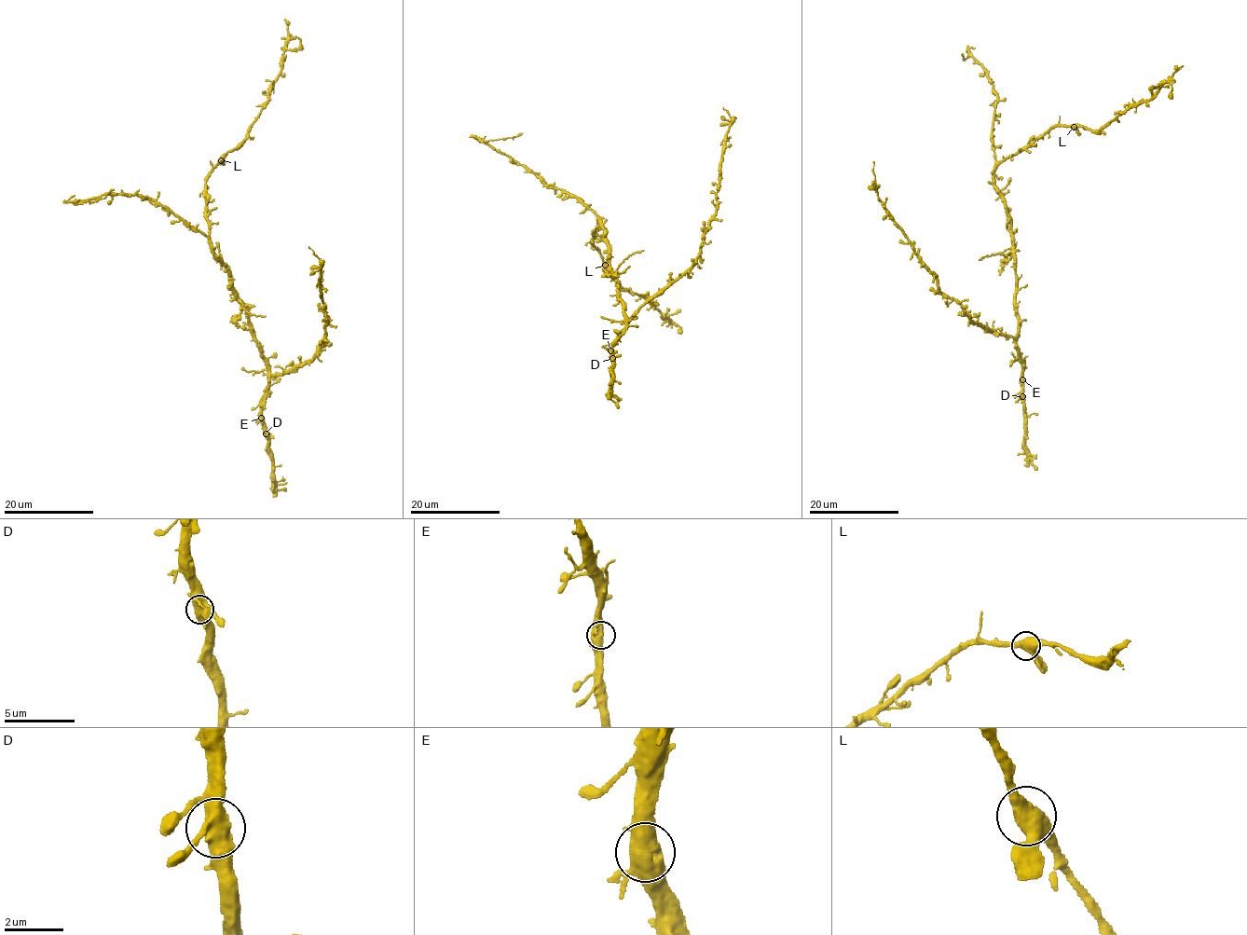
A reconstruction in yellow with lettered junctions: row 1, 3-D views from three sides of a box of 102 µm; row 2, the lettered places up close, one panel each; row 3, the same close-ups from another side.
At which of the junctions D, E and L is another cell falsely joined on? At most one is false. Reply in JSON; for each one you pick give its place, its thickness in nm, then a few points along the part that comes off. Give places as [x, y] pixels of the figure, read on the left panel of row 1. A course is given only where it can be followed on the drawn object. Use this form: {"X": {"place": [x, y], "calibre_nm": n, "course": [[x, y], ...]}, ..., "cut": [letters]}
{"cut": []}

